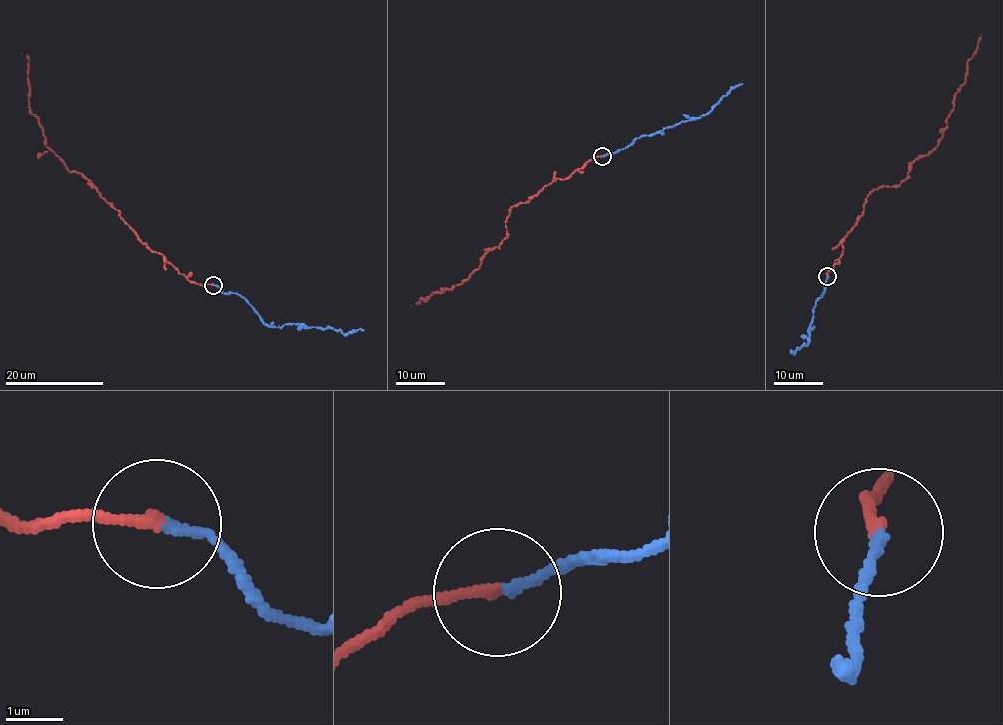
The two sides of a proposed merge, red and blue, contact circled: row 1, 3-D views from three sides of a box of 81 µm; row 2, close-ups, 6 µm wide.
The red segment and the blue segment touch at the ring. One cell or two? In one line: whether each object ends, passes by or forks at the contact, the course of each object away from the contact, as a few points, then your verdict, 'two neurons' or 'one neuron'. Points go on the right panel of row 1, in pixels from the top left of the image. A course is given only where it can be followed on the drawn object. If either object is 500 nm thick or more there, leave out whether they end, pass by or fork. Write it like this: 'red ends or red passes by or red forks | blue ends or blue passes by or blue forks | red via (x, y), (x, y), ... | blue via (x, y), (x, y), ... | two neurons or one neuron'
red ends | blue ends | red via (827, 276), (869, 194), (884, 186), (899, 186), (913, 162), (939, 143), (981, 34) | blue via (827, 276), (814, 306), (809, 329), (810, 341), (791, 353) | one neuron

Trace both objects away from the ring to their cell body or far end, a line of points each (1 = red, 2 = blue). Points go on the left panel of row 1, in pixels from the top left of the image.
1: (213, 285), (192, 283), (147, 247), (98, 188), (47, 147), (30, 113), (29, 59), (21, 53)
2: (213, 285), (224, 293), (237, 293), (271, 327), (294, 323), (340, 330), (345, 334), (364, 330)

